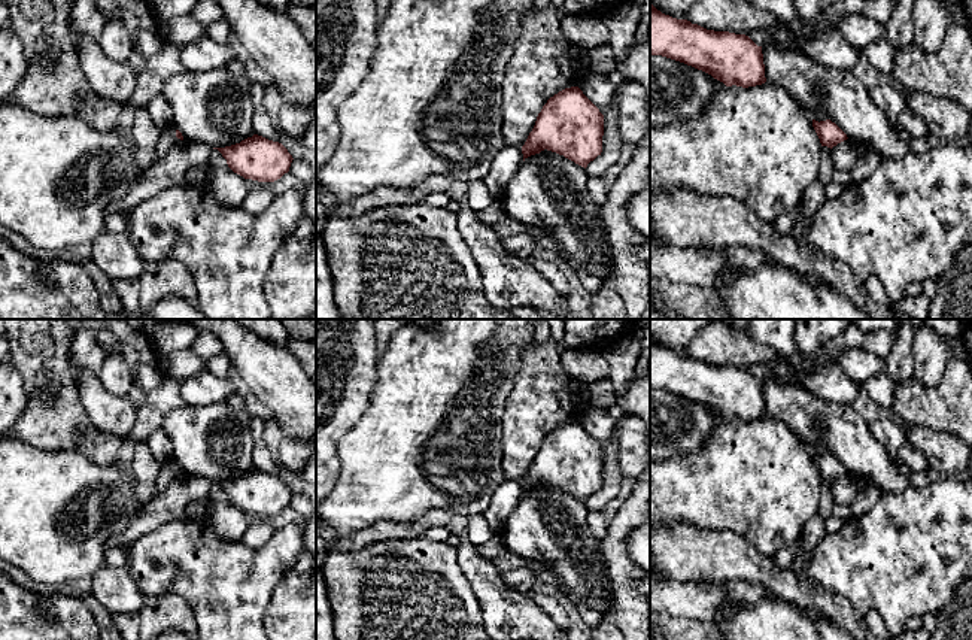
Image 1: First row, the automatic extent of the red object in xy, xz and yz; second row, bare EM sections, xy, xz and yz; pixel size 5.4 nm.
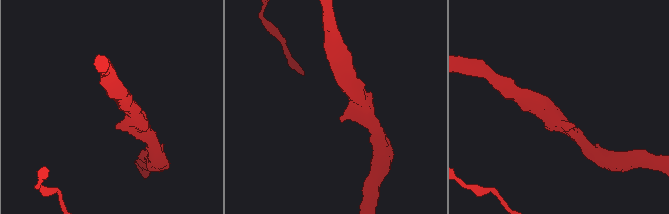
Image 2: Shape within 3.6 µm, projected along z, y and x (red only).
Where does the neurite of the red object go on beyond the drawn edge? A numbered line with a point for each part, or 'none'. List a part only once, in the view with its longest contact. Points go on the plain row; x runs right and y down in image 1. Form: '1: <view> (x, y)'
1: xy (167, 473)

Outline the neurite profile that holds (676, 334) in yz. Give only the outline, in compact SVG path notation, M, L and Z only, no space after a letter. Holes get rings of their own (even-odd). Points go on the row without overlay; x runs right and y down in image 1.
M650 319L650 337L665 349L686 354L692 340L713 319Z

